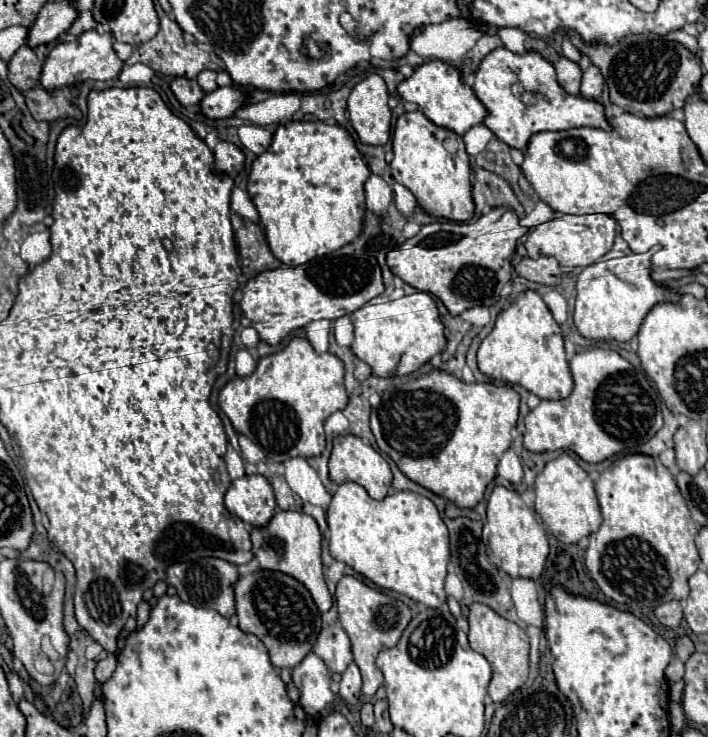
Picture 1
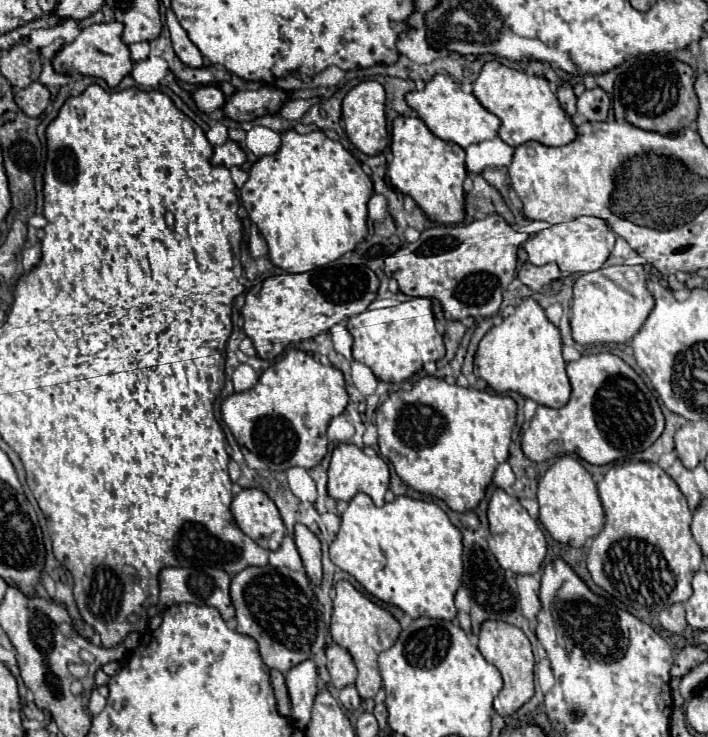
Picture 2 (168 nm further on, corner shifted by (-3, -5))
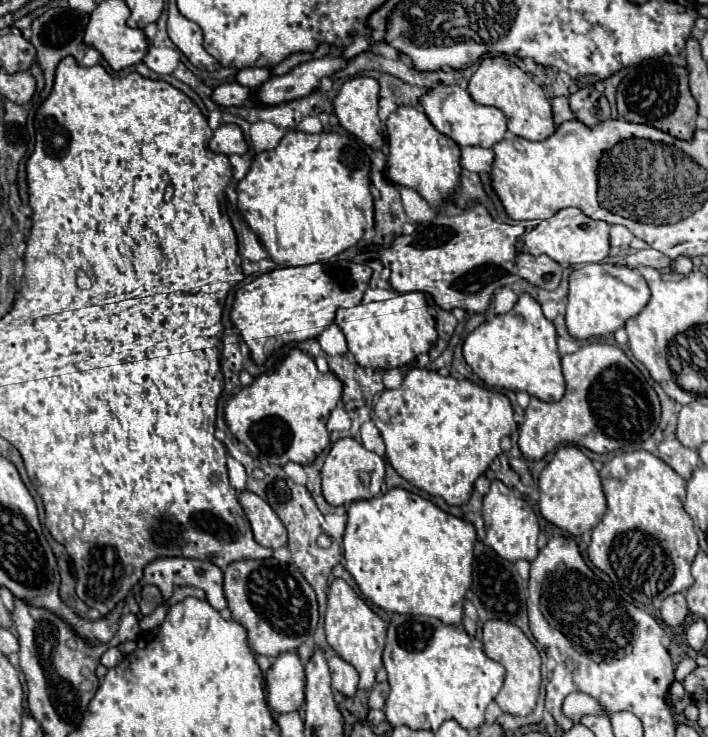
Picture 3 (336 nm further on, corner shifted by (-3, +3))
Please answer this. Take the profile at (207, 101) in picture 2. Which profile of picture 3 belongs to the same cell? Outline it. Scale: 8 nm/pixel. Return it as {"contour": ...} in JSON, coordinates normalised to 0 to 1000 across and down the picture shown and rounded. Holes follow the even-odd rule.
{"contour":[[[316,111],[299,122],[299,138],[308,144],[342,144],[353,128],[356,122],[347,117],[339,117],[333,111]]]}

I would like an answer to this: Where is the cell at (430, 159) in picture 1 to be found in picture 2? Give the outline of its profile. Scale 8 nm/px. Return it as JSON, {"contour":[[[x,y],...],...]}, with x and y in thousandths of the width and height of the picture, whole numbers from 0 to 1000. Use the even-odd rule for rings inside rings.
{"contour":[[[562,157],[554,166],[554,220],[548,223],[548,247],[554,255],[565,258],[568,263],[585,269],[585,274],[596,282],[596,288],[619,304],[647,304],[655,299],[655,255],[653,247],[658,242],[658,223],[655,223],[655,204],[647,195],[627,193],[616,187],[602,168],[588,157]]]}

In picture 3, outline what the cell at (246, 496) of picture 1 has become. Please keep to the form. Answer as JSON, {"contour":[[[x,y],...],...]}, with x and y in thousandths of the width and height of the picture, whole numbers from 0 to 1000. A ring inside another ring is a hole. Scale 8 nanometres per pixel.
{"contour":[[[345,665],[339,668],[336,681],[345,689],[345,697],[356,714],[364,738],[384,746],[404,738],[404,716],[376,678],[370,678],[364,670],[353,665]]]}

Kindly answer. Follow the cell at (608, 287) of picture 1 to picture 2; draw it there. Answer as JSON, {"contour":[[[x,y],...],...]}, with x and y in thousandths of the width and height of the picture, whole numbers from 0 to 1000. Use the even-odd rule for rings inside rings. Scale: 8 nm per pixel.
{"contour":[[[864,360],[822,372],[811,383],[805,445],[816,467],[881,467],[907,445],[921,421],[921,402],[912,393],[914,373],[907,360]],[[853,369],[853,372],[850,372]],[[879,377],[881,391],[879,391]],[[901,377],[901,380],[895,380]],[[890,391],[898,391],[890,396]]]}

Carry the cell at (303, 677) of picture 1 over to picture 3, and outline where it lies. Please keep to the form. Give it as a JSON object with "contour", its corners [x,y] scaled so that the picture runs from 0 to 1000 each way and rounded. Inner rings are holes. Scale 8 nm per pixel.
{"contour":[[[418,885],[395,887],[376,912],[379,955],[387,966],[421,966],[429,955],[432,915]]]}

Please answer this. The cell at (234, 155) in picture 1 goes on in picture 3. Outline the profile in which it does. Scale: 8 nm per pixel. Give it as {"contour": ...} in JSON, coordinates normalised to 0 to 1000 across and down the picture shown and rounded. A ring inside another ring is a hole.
{"contour":[[[314,168],[308,176],[302,176],[302,185],[297,190],[297,204],[311,209],[347,209],[347,193],[342,185],[342,176],[333,168]]]}

